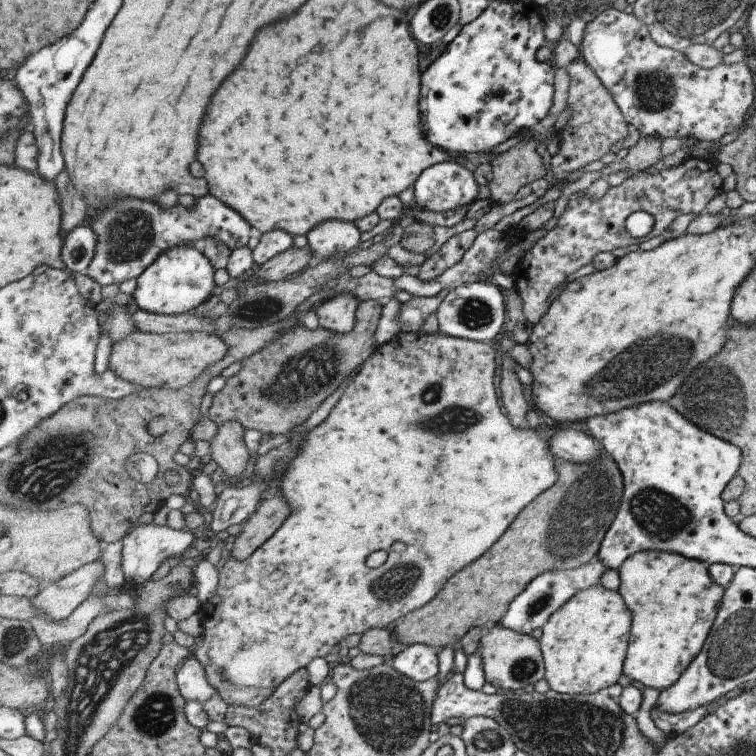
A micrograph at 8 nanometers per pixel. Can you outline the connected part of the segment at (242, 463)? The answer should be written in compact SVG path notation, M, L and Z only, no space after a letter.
M239 421L217 426L217 433L207 441L211 459L228 477L239 478L247 470L251 454L245 444L245 430Z

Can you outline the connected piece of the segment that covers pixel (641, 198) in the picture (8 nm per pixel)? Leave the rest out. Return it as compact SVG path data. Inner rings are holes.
M690 156L685 160L682 164L679 164L679 166L675 166L675 168L669 168L668 170L663 170L659 172L658 174L655 174L653 176L643 176L640 175L639 173L635 172L633 174L632 178L629 178L625 181L622 182L617 187L612 187L611 190L609 190L609 193L602 199L602 200L590 200L590 199L585 199L584 198L584 190L577 192L570 196L567 208L565 212L560 216L558 223L554 226L554 228L549 231L548 233L545 234L545 236L541 239L539 239L532 248L528 251L528 254L525 254L525 256L521 259L519 262L519 265L516 269L516 287L518 292L520 293L520 296L522 297L523 303L524 303L524 316L525 319L533 326L539 324L539 322L549 313L549 308L552 308L553 302L555 302L556 298L551 301L551 294L559 288L559 286L563 286L565 282L567 282L567 278L571 278L575 272L579 272L579 268L583 268L583 266L587 266L587 264L591 264L591 261L593 260L593 257L596 253L599 252L606 252L610 250L615 250L615 248L622 248L623 250L627 248L627 246L633 246L633 245L638 245L641 244L644 241L647 241L648 239L655 238L663 230L671 224L671 220L675 218L675 216L679 216L679 214L701 214L703 213L703 210L705 209L705 206L707 206L707 202L711 201L711 198L714 198L719 194L719 190L722 190L722 180L717 176L717 172L715 172L715 168L711 166L711 161L706 160L706 159L696 159L696 158L691 158ZM643 210L644 212L649 212L653 218L655 218L655 225L654 228L652 229L652 232L648 235L645 236L644 238L634 238L630 233L629 230L627 229L626 223L628 222L628 219L635 213L635 212L640 212Z

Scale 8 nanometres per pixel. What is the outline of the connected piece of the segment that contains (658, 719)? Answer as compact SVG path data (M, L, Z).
M656 704L651 708L651 718L667 739L673 739L679 734L692 728L701 718L704 718L705 711L711 704L700 706L695 711L683 712L679 715L661 713L656 710Z

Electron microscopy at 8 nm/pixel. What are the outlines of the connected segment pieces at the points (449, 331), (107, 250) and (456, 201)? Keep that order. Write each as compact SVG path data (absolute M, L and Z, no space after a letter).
M489 282L466 283L450 290L439 306L438 331L453 339L495 342L505 324L506 301L499 287Z
M211 194L197 200L195 210L178 205L163 212L155 199L127 199L105 213L91 213L88 222L98 234L98 252L85 274L102 286L124 284L144 275L169 248L180 243L198 243L201 235L218 238L232 251L247 247L252 228L241 214Z
M461 158L438 163L426 169L414 185L415 204L423 211L431 213L449 213L464 207L470 207L479 198L479 185L475 174L461 166Z

